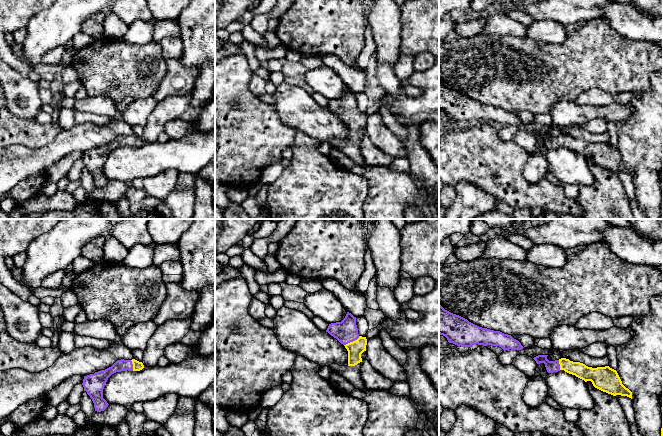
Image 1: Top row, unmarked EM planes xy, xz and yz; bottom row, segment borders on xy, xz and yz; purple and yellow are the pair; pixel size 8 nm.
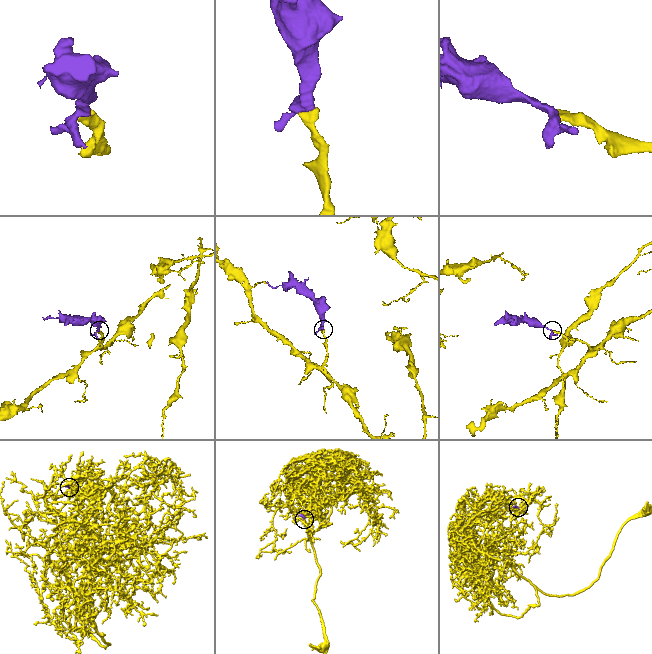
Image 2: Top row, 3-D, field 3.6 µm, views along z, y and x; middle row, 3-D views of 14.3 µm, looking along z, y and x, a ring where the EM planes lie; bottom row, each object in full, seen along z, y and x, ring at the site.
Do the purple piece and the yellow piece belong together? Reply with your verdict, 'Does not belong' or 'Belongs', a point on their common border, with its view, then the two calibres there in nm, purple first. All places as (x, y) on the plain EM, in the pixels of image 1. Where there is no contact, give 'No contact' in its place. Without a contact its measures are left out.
Belongs. Touches purple at xz (351, 117). Thickness 190 nm (purple) against 120 nm

